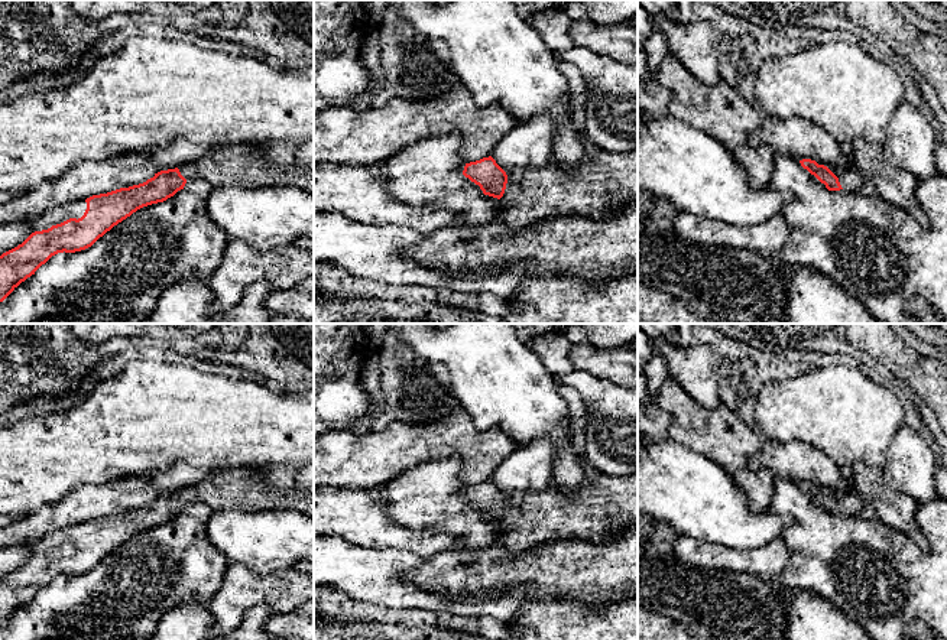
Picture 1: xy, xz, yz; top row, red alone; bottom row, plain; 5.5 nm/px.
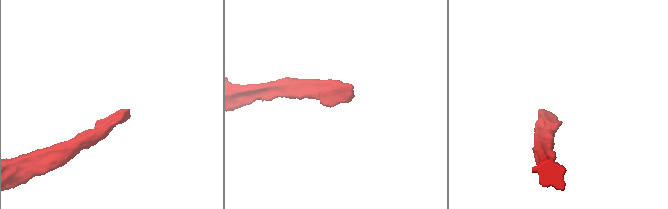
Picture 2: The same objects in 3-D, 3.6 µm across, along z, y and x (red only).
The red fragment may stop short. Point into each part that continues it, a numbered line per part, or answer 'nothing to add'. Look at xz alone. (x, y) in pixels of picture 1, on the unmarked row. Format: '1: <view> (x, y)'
1: xz (605, 506)

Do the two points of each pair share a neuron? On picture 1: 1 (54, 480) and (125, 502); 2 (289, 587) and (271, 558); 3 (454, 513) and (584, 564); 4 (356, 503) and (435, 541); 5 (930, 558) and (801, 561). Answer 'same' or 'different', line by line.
1: different
2: different
3: different
4: same
5: same

